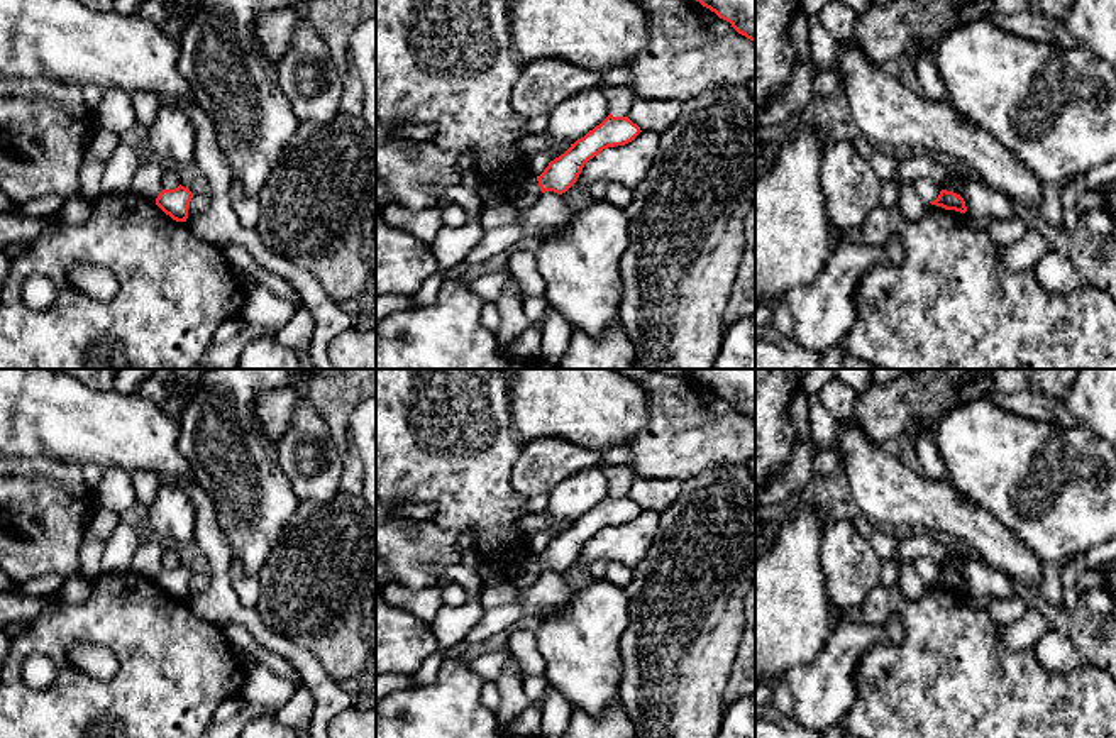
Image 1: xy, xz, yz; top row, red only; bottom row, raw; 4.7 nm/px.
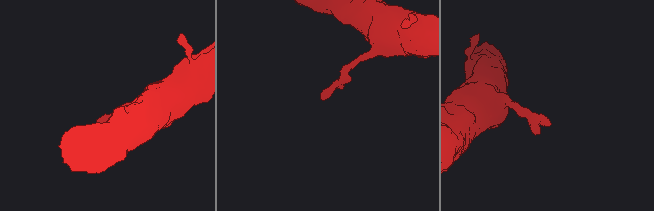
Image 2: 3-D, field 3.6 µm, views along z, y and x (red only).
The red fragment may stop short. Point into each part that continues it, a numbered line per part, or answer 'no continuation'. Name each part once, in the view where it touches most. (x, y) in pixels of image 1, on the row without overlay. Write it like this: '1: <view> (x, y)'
no continuation

